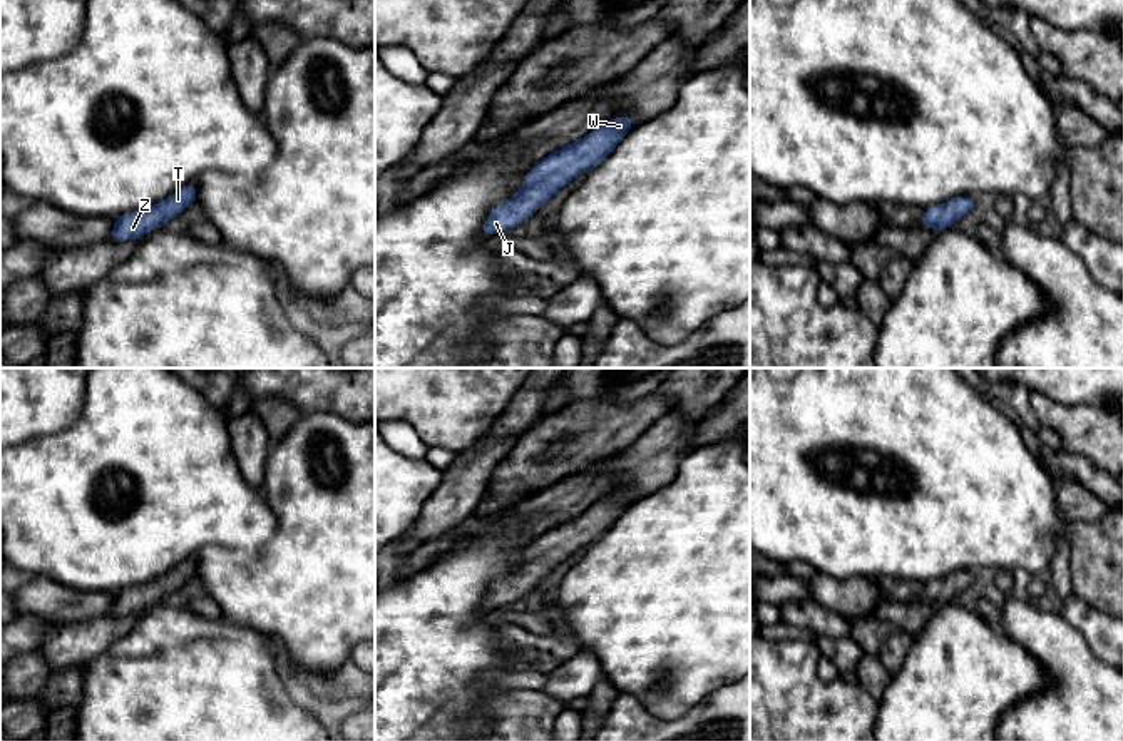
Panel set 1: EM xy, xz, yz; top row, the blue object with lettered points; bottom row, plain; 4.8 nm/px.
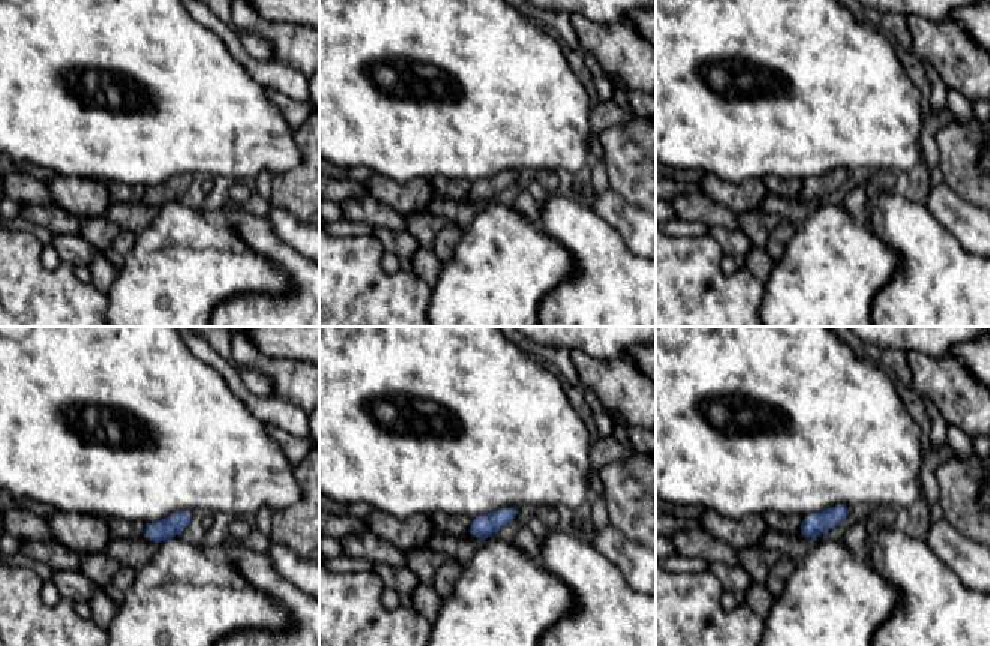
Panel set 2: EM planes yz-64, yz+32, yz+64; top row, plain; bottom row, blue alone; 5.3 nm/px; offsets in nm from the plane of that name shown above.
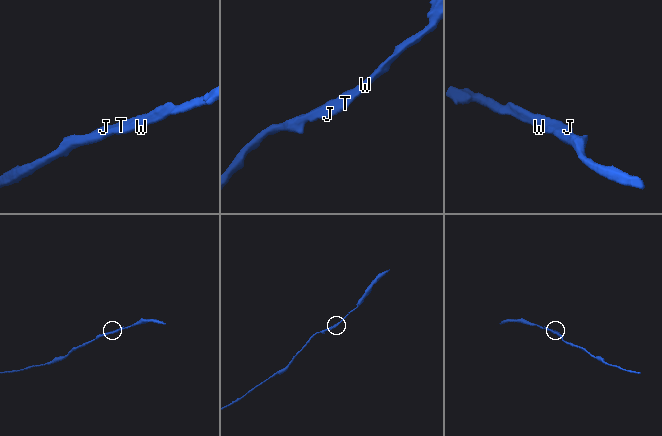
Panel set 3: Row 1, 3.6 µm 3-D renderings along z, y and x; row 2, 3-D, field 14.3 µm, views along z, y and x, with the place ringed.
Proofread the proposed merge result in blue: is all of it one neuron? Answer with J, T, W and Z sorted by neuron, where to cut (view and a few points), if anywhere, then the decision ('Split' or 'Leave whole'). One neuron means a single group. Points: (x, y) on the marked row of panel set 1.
Groups: J T W Z. No split. Leave whole

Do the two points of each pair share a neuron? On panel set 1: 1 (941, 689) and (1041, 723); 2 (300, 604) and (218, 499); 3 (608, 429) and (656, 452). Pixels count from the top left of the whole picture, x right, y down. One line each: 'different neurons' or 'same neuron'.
1: different neurons
2: different neurons
3: same neuron

